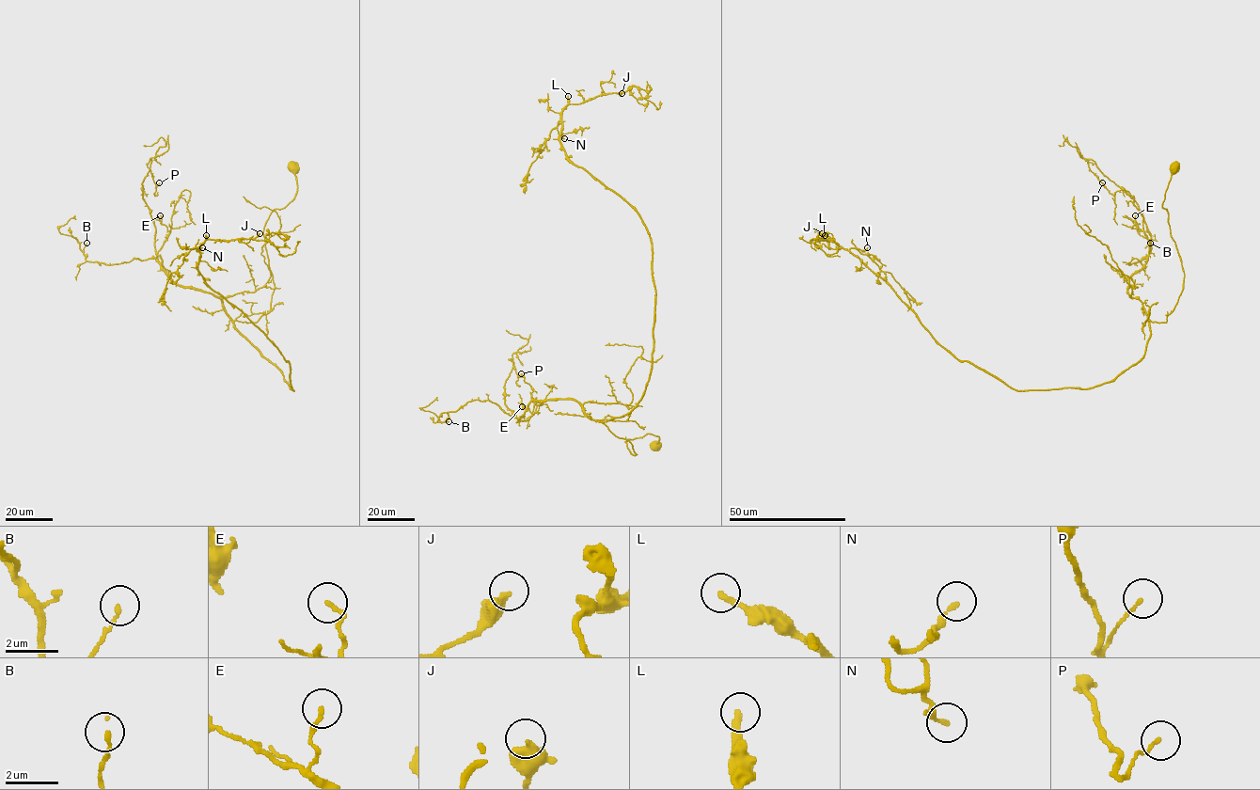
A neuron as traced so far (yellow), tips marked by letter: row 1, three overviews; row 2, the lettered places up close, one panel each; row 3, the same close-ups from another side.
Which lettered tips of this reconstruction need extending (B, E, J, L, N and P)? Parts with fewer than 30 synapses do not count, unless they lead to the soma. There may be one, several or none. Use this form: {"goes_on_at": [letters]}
{"goes_on_at": ["L"]}

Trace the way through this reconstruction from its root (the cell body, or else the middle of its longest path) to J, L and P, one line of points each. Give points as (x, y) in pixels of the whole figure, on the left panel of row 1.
J: (293, 167), (263, 229), (271, 309), (234, 322), (293, 390), (198, 270), (207, 240), (259, 233)
L: (293, 167), (295, 197), (263, 229), (271, 309), (234, 322), (293, 390), (277, 348), (200, 275), (206, 235)
P: (293, 167), (295, 197), (263, 229), (275, 290), (256, 322), (165, 273), (142, 197), (151, 159), (159, 182)

